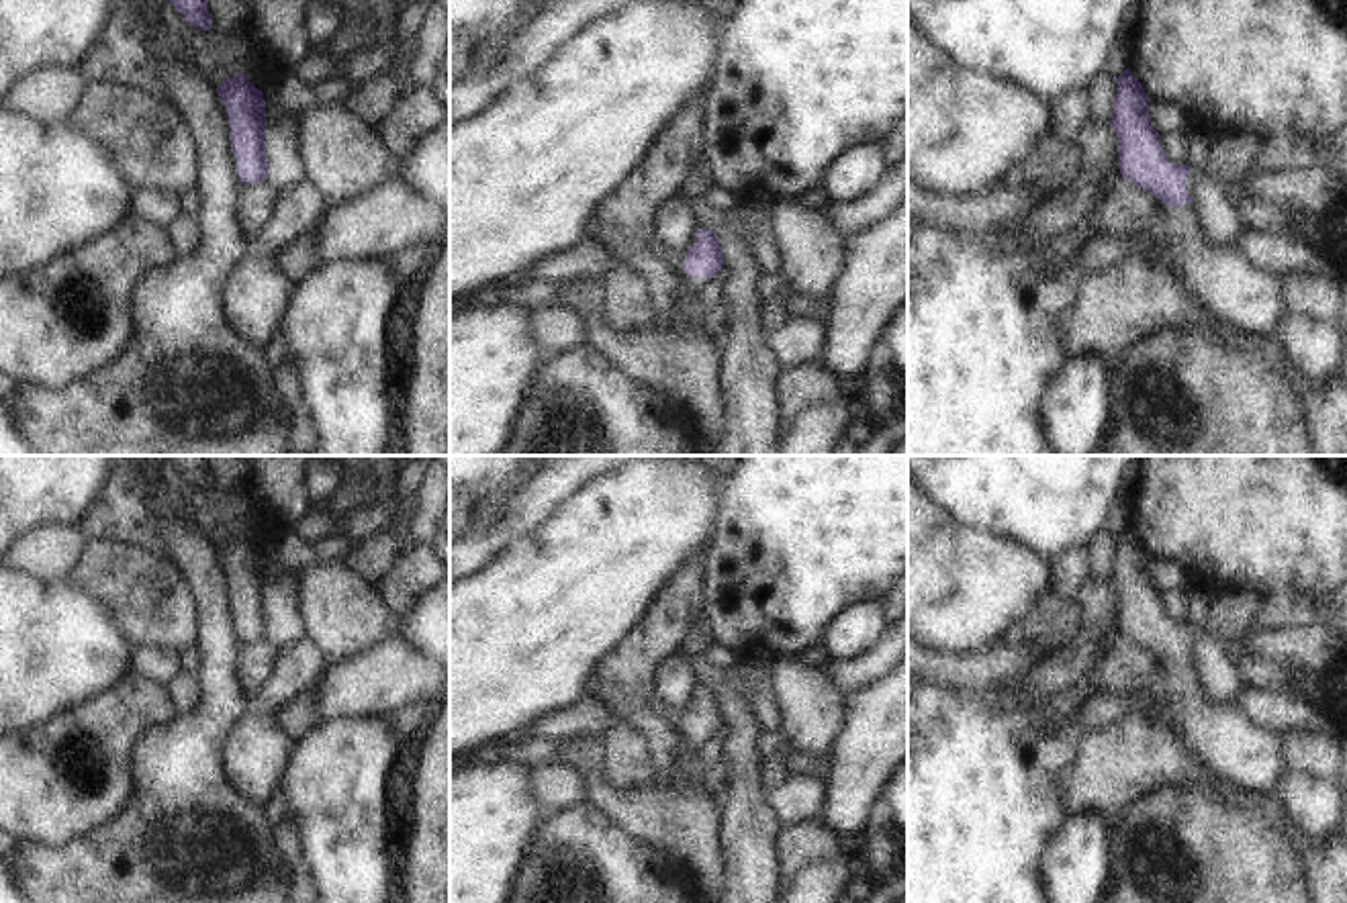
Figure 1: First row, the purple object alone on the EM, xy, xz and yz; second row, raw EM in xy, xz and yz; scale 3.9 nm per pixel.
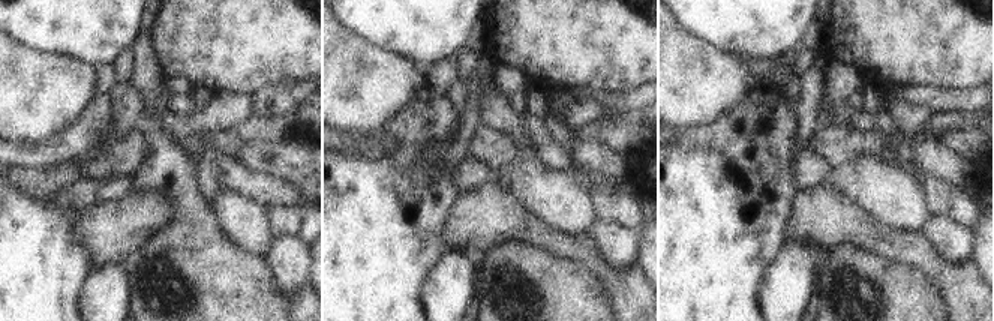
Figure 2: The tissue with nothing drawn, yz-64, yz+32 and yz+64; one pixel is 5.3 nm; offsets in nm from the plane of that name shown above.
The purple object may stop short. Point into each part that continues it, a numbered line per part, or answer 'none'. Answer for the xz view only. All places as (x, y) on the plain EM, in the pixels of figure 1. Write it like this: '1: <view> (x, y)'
1: xz (691, 744).

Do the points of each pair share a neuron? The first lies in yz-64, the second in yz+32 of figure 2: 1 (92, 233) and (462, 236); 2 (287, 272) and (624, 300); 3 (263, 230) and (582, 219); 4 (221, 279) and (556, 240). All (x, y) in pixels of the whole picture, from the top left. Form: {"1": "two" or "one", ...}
{"1": "one", "2": "two", "3": "one", "4": "two"}

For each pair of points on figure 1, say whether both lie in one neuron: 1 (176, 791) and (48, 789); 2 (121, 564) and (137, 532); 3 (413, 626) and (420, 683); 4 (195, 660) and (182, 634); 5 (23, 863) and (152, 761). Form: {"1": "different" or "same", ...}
{"1": "different", "2": "different", "3": "different", "4": "different", "5": "same"}

